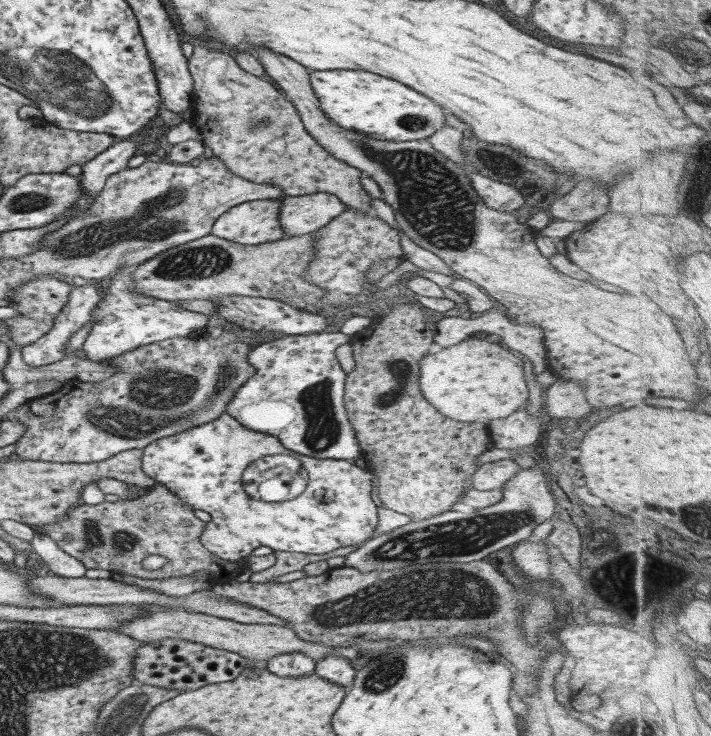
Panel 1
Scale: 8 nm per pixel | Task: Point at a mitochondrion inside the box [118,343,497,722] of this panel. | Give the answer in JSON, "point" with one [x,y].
{"point":[323,429]}

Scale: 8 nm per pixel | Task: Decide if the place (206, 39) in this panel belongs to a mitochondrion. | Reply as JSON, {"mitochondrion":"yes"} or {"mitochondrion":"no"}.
{"mitochondrion":"no"}

